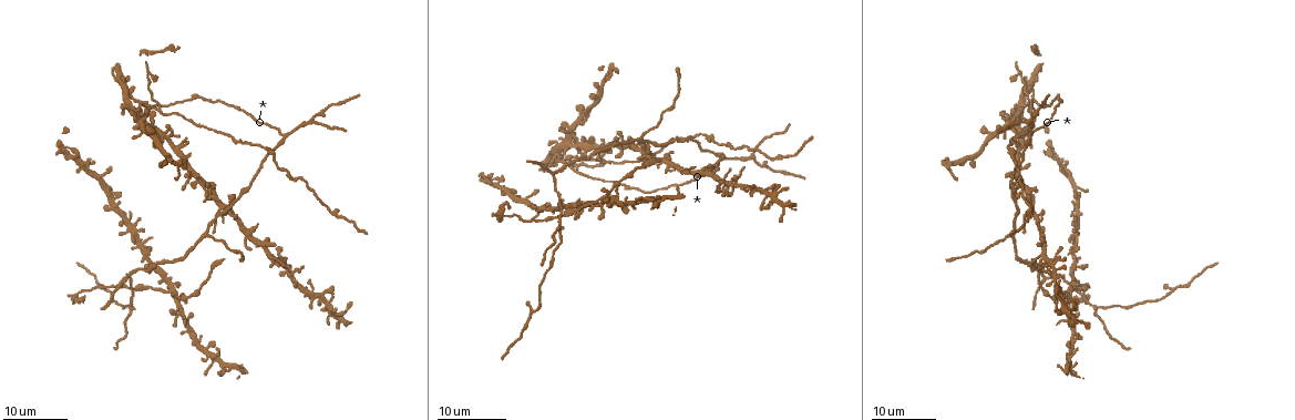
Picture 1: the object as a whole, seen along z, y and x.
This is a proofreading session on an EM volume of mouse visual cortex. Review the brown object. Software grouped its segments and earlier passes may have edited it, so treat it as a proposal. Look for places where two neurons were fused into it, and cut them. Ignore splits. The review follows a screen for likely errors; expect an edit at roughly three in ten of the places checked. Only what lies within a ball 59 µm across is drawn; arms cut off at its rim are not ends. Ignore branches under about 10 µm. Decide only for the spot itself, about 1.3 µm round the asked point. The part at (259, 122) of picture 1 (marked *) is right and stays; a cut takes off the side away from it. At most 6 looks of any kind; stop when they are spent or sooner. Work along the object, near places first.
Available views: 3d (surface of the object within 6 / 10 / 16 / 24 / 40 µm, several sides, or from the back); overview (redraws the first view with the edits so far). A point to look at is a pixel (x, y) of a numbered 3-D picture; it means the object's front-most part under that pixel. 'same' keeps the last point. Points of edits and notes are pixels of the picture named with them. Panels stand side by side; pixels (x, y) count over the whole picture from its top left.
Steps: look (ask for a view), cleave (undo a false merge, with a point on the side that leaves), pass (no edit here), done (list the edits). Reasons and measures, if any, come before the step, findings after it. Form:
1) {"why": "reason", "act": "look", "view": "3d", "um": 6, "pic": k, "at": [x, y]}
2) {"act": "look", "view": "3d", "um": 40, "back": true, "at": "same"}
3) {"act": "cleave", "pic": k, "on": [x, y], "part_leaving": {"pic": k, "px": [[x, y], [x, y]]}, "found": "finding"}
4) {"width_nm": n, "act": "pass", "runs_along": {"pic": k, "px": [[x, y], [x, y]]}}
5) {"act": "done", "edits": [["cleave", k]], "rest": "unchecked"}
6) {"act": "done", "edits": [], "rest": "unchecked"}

{"why": "side arm on a straight run", "act": "look", "view": "3d", "um": 24, "pic": 1, "at": [284, 138]}

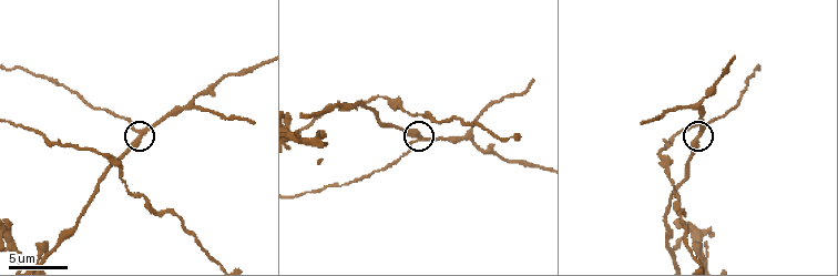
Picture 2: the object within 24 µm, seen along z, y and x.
{"act": "look", "view": "3d", "um": 6, "pic": 2, "at": [696, 137]}

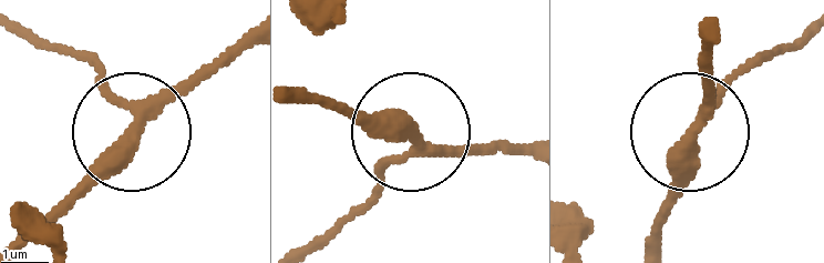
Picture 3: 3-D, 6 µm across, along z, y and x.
{"side_arm_um": 15, "act": "pass", "runs_along": {"pic": 3, "px": [[312, 252], [411, 137], [498, 144]]}, "found": "one neuron here"}

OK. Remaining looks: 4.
{"why": "four or more arms meet", "act": "look", "view": "3d", "um": 24, "pic": 1, "at": [174, 288]}

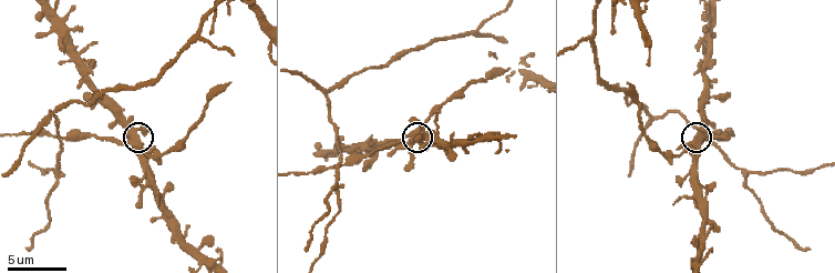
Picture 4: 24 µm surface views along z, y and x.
{"why": "zoom in", "act": "look", "view": "3d", "um": 10, "pic": 4, "at": [136, 138]}

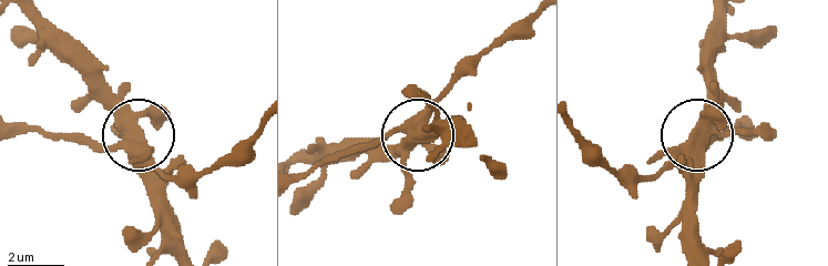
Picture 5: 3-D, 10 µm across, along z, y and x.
{"side_arm_um": 22, "arms": 5, "act": "cleave", "pic": 5, "on": [100, 144], "found": "a second neuron is stuck on"}

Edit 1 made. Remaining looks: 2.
{"why": "thick turns thin", "act": "look", "view": "3d", "um": 6, "pic": 4, "at": [714, 142]}

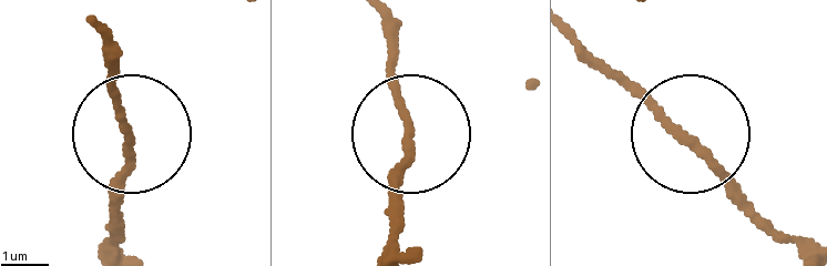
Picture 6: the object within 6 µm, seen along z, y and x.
{"why": "from behind", "act": "look", "view": "3d", "um": 6, "back": true, "pic": 6, "at": [407, 128]}

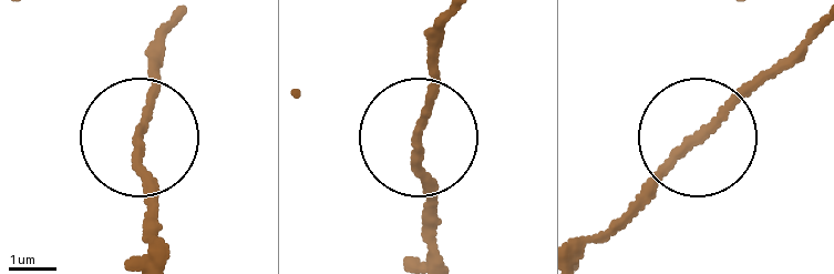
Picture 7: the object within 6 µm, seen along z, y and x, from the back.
{"act": "pass", "found": "continuous, no second neuron"}

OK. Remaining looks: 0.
{"act": "done", "edits": [["cleave", 5]], "rest": "unchecked"}

